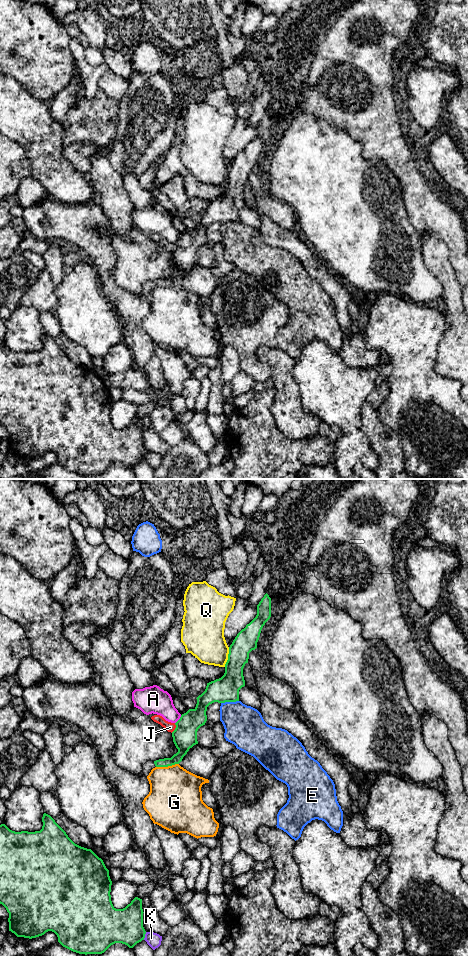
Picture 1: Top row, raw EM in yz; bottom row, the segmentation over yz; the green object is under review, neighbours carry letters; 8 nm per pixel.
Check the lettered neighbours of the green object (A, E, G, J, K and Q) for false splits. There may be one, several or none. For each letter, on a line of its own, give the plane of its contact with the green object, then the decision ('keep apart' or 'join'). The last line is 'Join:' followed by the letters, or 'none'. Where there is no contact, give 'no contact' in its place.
A: contact in yz; keep apart
E: contact in yz; keep apart
G: contact in yz; keep apart
J: contact in yz; keep apart
K: contact in yz; keep apart
Q: contact in yz; keep apart
Join: none

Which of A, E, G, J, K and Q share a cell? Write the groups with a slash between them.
A / E / G / J / K / Q

